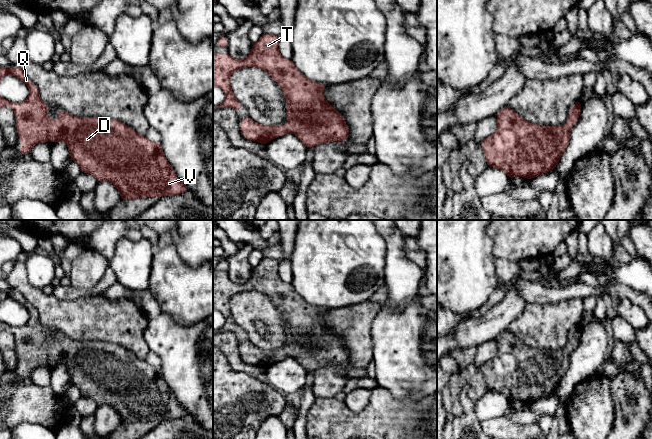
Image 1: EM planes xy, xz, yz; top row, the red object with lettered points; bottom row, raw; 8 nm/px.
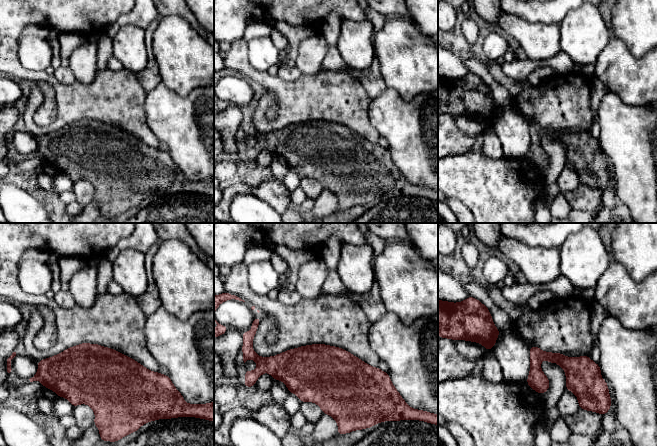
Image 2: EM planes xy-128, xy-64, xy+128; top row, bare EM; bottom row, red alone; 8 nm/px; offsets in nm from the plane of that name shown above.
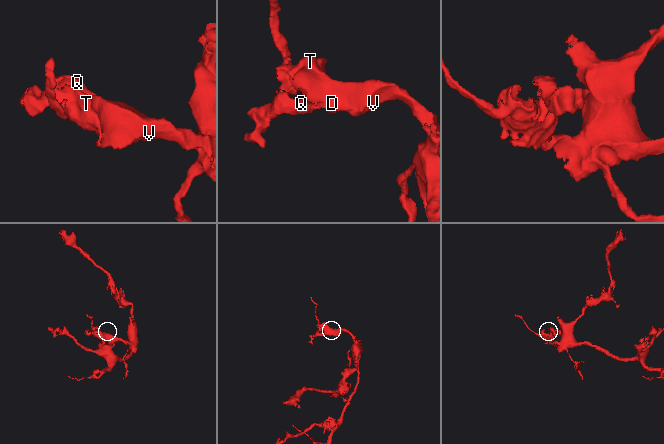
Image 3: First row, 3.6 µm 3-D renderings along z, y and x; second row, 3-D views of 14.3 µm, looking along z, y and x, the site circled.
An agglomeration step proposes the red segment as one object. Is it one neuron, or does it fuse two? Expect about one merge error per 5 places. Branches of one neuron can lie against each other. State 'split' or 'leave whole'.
leave whole

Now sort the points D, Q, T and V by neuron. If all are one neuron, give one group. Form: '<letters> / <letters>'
D Q T V

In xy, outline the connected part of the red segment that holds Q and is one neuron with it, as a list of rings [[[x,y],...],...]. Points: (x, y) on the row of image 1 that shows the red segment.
[[[16,66],[0,67],[0,79],[7,74],[22,80],[30,91],[29,97],[21,103],[12,103],[0,97],[0,108],[10,106],[15,113],[21,156],[29,153],[37,143],[49,142],[51,139],[55,144],[63,140],[70,151],[71,161],[78,163],[81,172],[92,174],[98,182],[112,182],[122,200],[173,196],[189,192],[189,188],[180,182],[165,158],[160,143],[152,142],[123,122],[110,118],[75,117],[62,109],[58,112],[57,121],[47,118],[48,105],[41,101],[37,85]]]

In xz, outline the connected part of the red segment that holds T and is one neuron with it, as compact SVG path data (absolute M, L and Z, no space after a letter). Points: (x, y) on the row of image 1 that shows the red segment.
M264 33L256 43L253 43L251 54L245 59L235 59L228 53L213 53L213 86L221 88L225 93L225 100L217 107L231 107L236 111L240 111L242 105L232 92L230 76L234 71L245 67L258 67L268 72L282 88L286 97L286 121L298 122L299 124L266 126L254 122L249 117L244 117L241 119L242 127L240 129L244 138L265 145L281 135L293 133L307 148L332 141L345 141L349 135L346 121L342 115L325 100L322 93L325 85L307 79L296 69L292 60L285 59L279 53L279 38L279 36Z

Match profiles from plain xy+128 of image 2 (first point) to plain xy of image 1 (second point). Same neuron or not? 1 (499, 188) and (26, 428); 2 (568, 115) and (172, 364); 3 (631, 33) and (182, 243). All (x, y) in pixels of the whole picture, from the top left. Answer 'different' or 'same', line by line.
1: different
2: different
3: same

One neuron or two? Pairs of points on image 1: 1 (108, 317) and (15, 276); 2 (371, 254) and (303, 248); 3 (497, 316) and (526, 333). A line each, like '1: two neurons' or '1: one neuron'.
1: one neuron
2: one neuron
3: two neurons

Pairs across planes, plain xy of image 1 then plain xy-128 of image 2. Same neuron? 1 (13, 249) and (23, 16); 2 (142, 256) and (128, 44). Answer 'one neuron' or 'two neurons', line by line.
1: one neuron
2: one neuron

